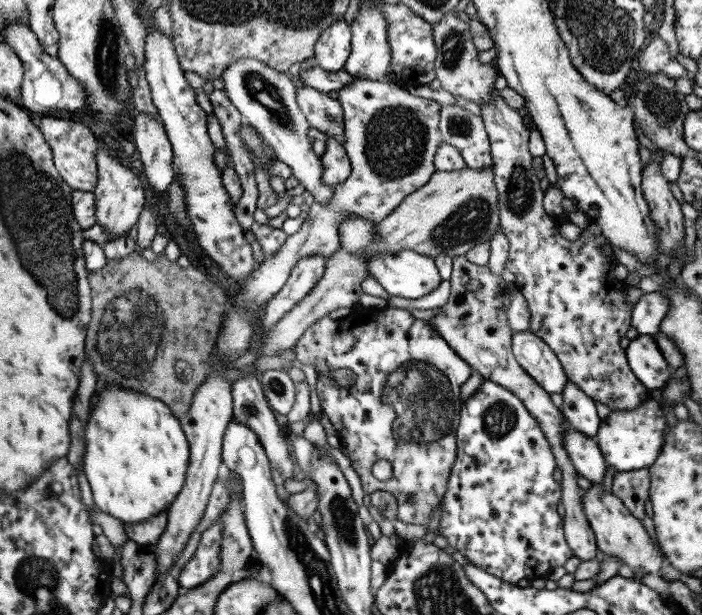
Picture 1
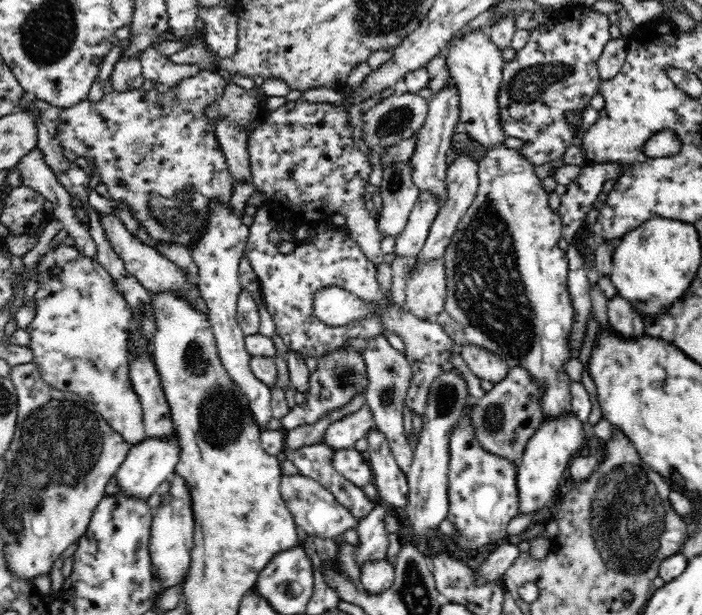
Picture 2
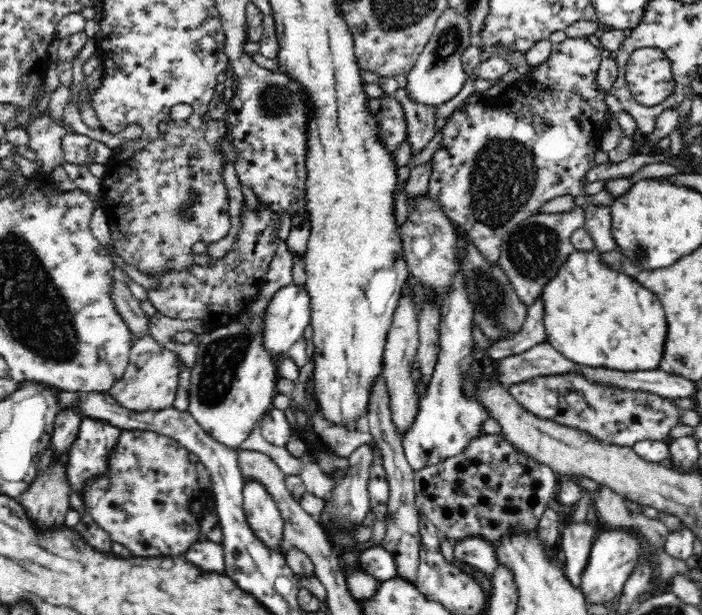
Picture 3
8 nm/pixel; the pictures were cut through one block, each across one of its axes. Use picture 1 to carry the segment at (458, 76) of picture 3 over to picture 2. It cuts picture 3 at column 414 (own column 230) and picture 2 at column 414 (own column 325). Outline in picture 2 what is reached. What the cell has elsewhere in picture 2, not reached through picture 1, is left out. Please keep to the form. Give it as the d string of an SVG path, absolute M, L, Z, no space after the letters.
M409 161L383 168L383 179L379 186L382 208L376 217L376 228L381 240L396 240L408 224L420 192L410 178L410 171Z

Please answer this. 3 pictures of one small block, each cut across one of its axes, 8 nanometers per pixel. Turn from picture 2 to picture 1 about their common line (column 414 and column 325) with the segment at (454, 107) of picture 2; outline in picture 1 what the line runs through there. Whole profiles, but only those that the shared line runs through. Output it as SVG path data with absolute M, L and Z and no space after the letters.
M331 136L326 138L325 151L319 156L322 168L320 181L334 185L343 182L349 176L350 162L342 146L339 146Z

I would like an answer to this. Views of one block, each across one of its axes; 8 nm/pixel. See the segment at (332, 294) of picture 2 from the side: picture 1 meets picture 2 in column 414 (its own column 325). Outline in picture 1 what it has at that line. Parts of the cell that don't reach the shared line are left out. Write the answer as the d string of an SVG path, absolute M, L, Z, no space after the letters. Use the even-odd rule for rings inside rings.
M384 306L382 308L374 308L368 310L366 307L361 307L357 313L350 313L348 316L340 320L332 320L322 316L316 320L302 333L301 338L295 344L296 359L299 360L301 365L311 366L318 373L318 378L315 383L315 392L320 404L321 414L325 414L333 426L335 432L341 440L341 451L349 460L355 474L357 474L361 488L367 493L375 490L387 491L394 496L396 500L396 518L405 524L428 524L431 516L431 511L440 504L440 500L444 495L446 484L448 483L448 476L453 466L456 455L456 440L455 431L459 422L460 408L462 401L459 399L459 386L469 378L470 366L455 354L455 352L447 345L428 322L423 319L415 319L405 309L391 308ZM328 368L348 368L354 377L351 387L347 388L346 392L341 390L333 390L332 378L330 377L330 370ZM387 460L391 466L391 477L381 481L373 477L371 468L379 461ZM411 494L411 503L406 501L407 495Z

